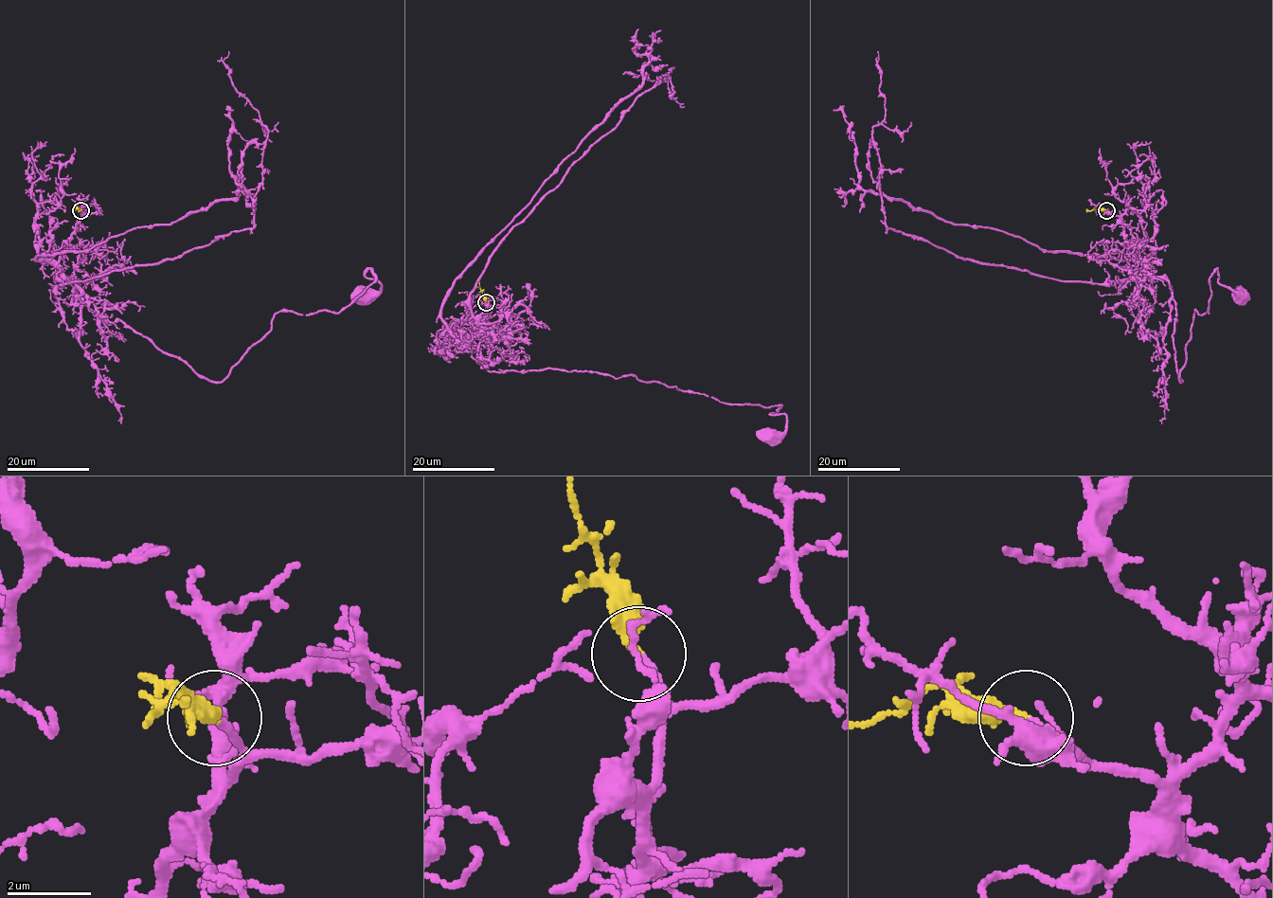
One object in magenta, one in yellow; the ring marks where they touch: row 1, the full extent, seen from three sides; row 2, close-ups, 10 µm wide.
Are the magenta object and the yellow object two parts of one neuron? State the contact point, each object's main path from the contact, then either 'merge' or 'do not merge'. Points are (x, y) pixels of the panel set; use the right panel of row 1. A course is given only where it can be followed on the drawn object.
(1106, 210) | magenta via (1106, 209), (1130, 230), (1144, 275), (1168, 282), (1180, 381), (1210, 277), (1216, 268), (1243, 294) | yellow via (1106, 209), (1086, 208) | merge

